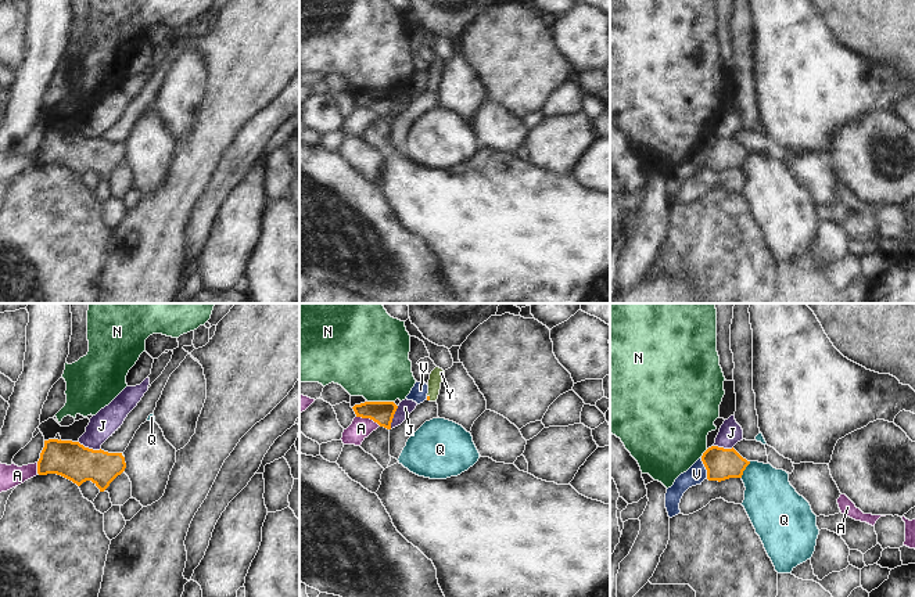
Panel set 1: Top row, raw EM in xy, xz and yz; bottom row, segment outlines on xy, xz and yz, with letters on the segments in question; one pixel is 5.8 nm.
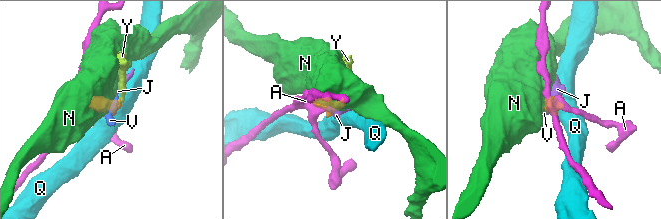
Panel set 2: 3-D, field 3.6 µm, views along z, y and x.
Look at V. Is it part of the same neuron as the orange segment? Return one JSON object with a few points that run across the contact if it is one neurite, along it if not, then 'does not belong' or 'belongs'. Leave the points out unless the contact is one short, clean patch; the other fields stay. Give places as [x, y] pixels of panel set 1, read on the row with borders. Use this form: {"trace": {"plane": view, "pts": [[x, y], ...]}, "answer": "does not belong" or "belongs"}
{"trace": {"plane": "yz", "pts": [[700, 457], [707, 478]]}, "answer": "does not belong"}

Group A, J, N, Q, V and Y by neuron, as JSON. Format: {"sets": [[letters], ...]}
{"sets": [["A", "J"], ["N"], ["Q"], ["V"], ["Y"]]}

